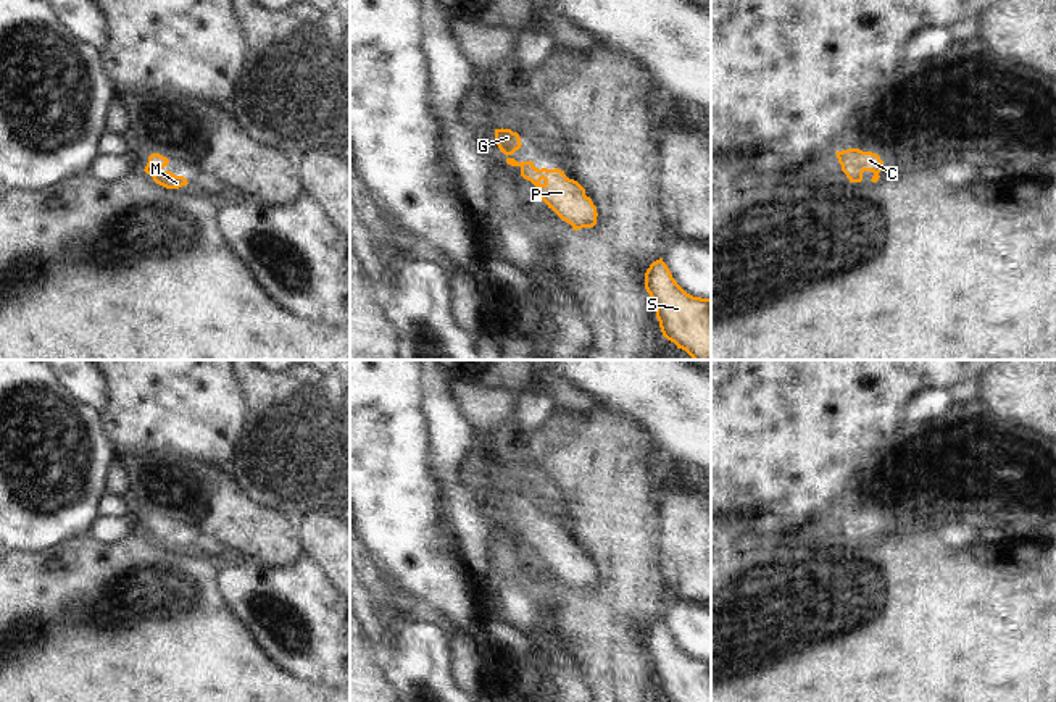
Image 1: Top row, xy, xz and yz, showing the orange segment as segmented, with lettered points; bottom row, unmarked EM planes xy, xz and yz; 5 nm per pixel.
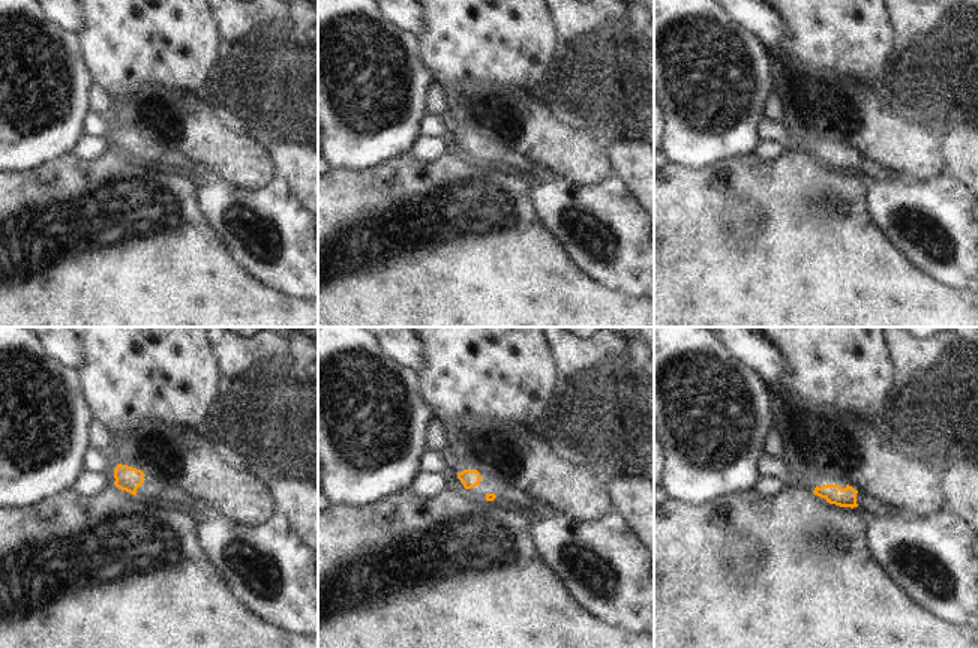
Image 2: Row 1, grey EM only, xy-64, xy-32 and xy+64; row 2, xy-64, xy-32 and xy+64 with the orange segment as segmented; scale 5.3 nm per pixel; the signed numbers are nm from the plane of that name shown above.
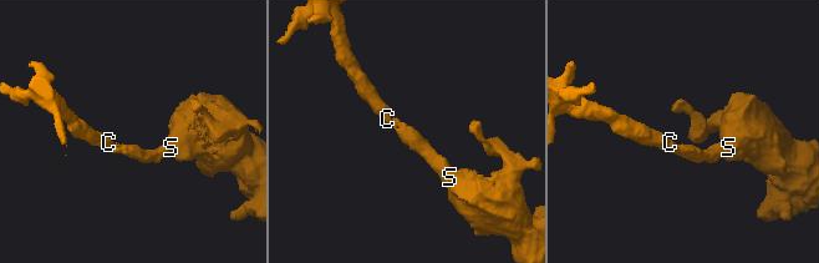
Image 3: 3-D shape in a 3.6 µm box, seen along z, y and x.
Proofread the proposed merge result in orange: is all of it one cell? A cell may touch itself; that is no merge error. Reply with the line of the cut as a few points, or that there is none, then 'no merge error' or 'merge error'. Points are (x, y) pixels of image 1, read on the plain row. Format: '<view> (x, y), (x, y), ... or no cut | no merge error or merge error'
no cut | no merge error

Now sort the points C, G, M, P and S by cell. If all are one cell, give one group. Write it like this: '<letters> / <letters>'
C G M P S

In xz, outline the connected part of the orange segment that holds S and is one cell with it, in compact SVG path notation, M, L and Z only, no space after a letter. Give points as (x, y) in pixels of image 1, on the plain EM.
M663 620L646 631L645 650L653 660L661 694L667 702L711 702L711 658L687 655Z

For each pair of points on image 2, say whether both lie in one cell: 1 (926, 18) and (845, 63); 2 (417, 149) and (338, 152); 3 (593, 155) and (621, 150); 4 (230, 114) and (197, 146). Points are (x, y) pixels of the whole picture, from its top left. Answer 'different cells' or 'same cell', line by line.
1: different cells
2: different cells
3: different cells
4: different cells

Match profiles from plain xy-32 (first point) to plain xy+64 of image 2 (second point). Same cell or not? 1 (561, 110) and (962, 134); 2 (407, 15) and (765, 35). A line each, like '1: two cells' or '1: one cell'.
1: two cells
2: one cell

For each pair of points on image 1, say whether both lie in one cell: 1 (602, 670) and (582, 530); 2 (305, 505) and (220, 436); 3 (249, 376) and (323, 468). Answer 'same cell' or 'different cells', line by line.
1: same cell
2: different cells
3: same cell

